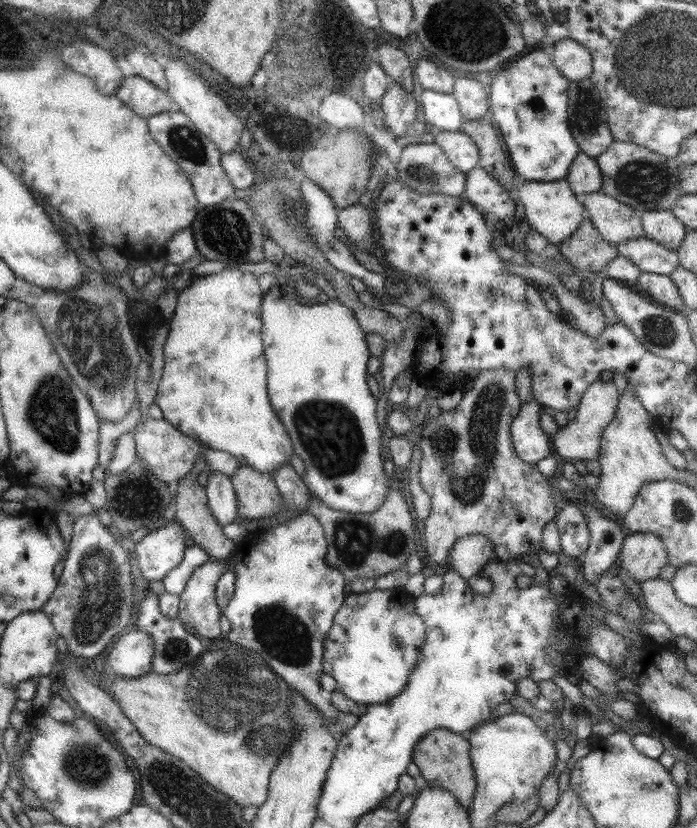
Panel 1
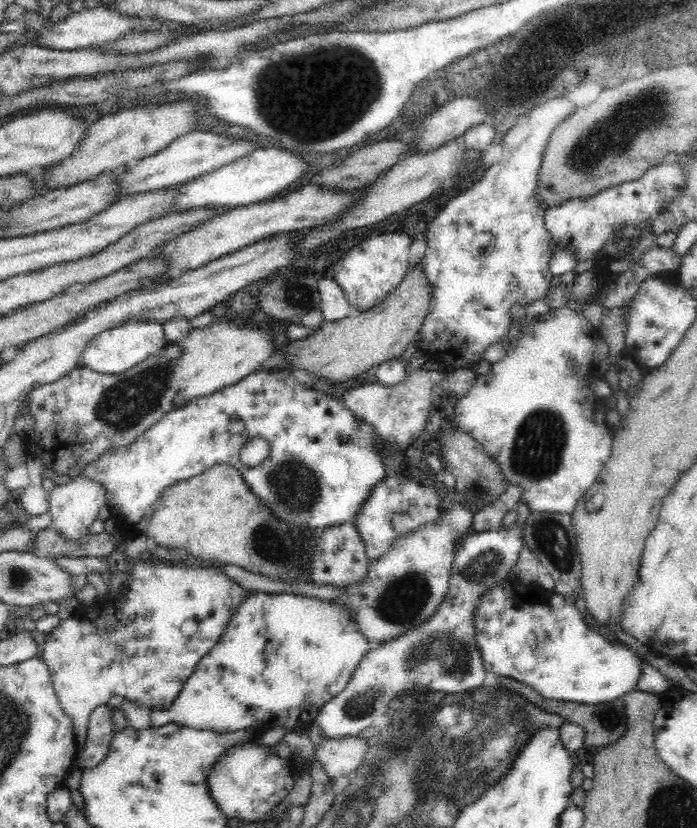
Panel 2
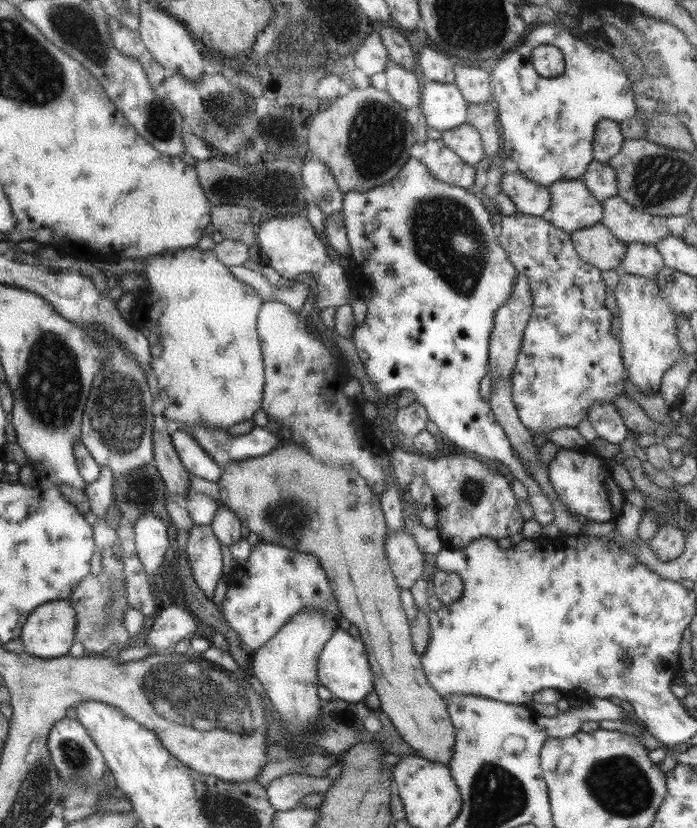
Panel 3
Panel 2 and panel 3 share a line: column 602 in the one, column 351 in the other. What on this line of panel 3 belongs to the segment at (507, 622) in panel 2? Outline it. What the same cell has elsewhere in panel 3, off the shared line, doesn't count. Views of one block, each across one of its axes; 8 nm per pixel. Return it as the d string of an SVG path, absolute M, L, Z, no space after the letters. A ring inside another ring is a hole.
M338 627L333 636L323 645L317 662L319 685L329 690L334 699L347 703L362 702L369 692L373 692L371 671L361 639L355 639L347 631Z

